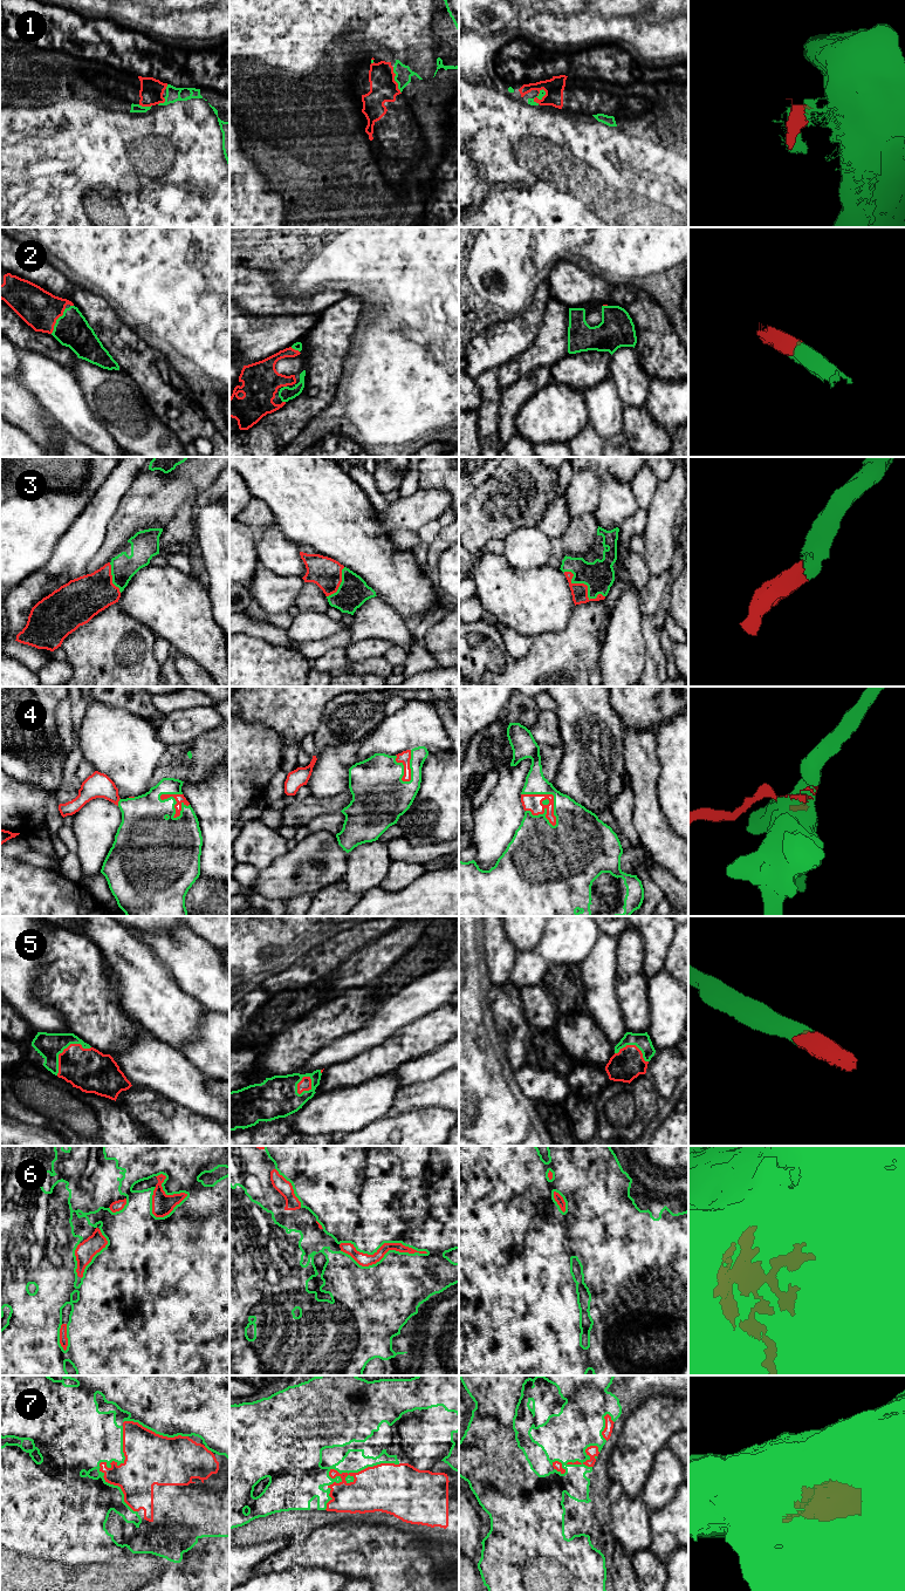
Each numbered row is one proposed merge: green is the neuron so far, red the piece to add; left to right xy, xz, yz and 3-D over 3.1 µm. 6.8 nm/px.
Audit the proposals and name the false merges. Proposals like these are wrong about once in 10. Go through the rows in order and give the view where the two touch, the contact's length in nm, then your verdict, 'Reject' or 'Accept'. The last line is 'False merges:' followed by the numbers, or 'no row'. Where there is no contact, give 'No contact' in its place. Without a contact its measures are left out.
1: Touches green in xz. Shared border 190 nm. Reject
2: Touches green in xy. Shared border 200 nm. Accept
3: Touches green in yz. Shared border 340 nm. Accept
4: Touches green in yz. Shared border 320 nm. Accept
5: Touches green in xy. Shared border 300 nm. Accept
6: Touches green in xz. Shared border 600 nm. Accept
7: Touches green in xz. Shared border 600 nm. Accept
False merges: 1

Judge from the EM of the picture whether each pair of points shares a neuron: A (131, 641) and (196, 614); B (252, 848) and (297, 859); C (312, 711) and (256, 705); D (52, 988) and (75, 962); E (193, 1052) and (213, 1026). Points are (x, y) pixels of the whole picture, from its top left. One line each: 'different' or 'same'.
A: different
B: different
C: same
D: same
E: same

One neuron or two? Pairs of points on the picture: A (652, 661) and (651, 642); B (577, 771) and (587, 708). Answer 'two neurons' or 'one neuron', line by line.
A: one neuron
B: one neuron

